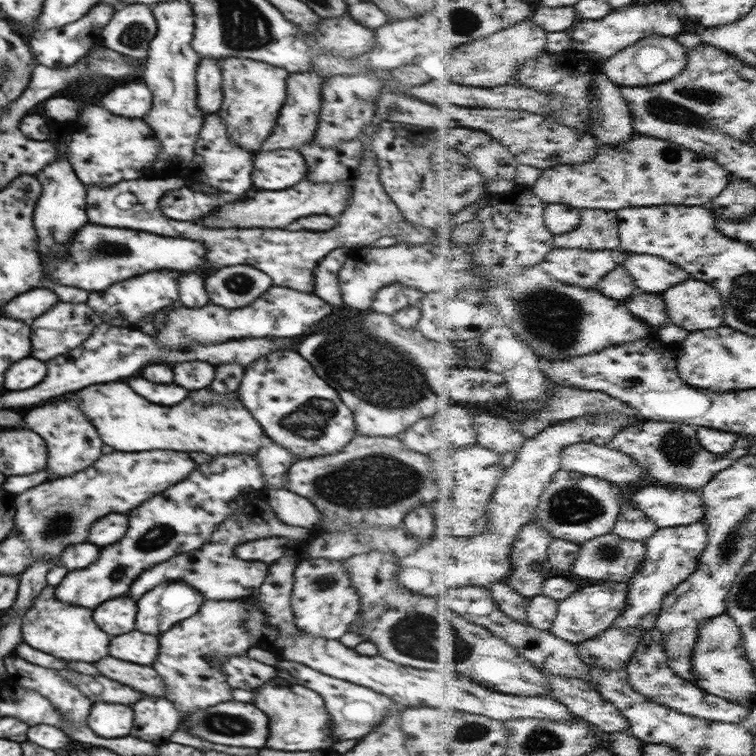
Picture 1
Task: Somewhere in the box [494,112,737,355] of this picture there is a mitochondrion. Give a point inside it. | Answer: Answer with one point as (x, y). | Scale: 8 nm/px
(668, 155)

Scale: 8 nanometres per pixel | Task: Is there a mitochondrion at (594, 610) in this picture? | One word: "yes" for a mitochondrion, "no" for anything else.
no

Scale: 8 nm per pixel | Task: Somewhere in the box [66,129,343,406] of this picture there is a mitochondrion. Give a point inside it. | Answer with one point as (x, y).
(105, 247)

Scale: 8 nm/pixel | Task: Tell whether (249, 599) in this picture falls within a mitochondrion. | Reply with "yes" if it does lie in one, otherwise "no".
no

